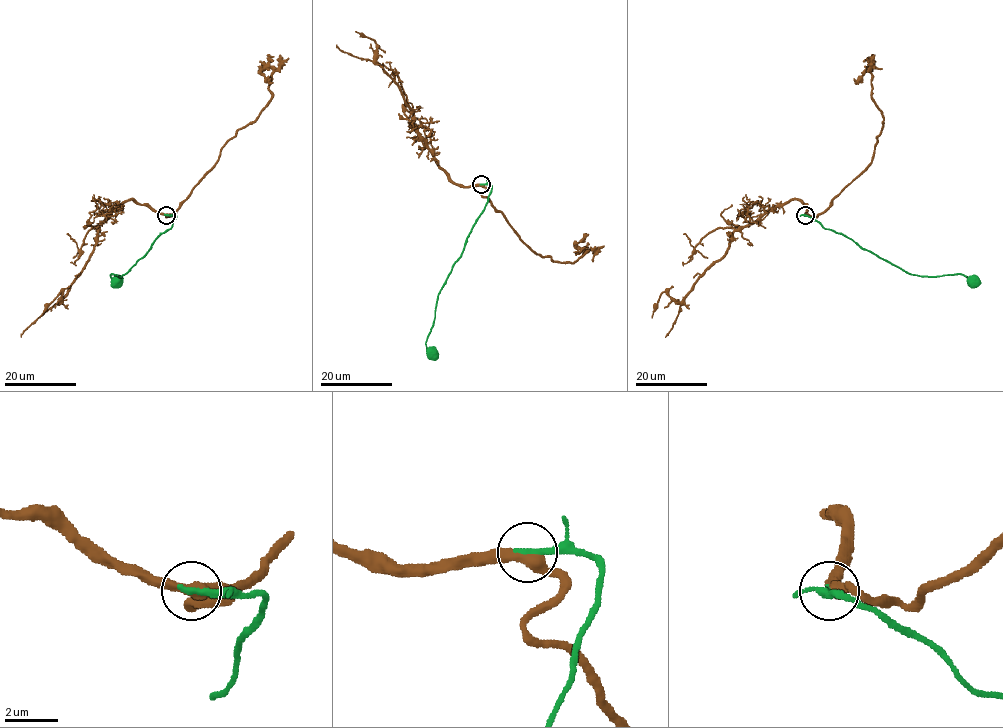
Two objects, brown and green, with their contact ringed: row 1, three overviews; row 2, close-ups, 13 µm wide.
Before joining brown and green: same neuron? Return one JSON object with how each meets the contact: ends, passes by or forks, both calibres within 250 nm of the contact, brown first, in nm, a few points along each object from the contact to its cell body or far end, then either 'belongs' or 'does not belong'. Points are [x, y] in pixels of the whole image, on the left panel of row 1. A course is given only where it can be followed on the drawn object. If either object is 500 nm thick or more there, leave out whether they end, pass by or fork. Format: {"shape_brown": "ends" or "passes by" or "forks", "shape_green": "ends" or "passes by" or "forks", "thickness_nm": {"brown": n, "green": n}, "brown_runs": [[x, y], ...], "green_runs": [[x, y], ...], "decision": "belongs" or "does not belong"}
{"shape_brown": "passes by", "shape_green": "ends", "thickness_nm": {"brown": 400, "green": 280}, "brown_runs": [[166, 214], [134, 199], [121, 204], [98, 227], [93, 252], [67, 295], [61, 302], [60, 292], [40, 317]], "green_runs": [[166, 214], [175, 215], [172, 226], [156, 239], [125, 274], [110, 274], [117, 281]], "decision": "belongs"}

